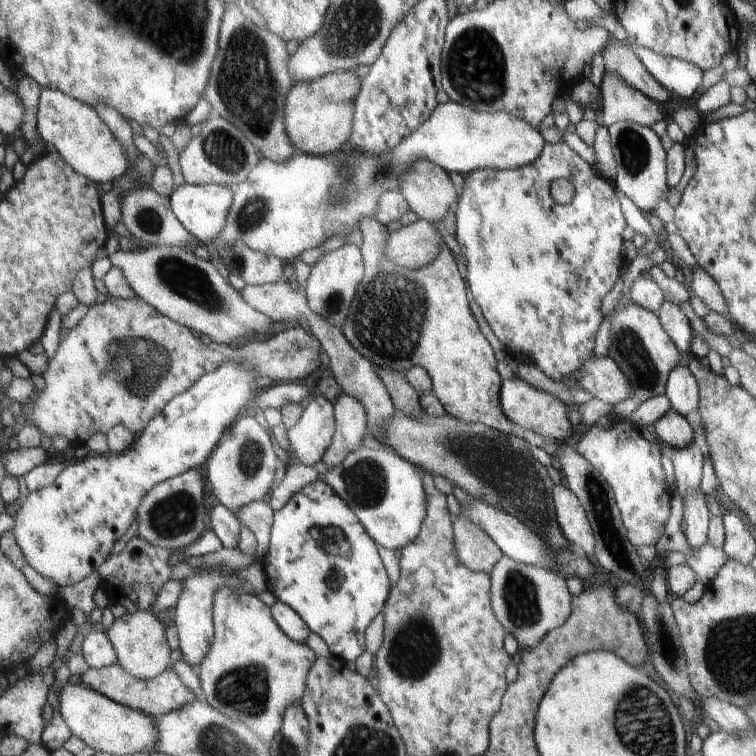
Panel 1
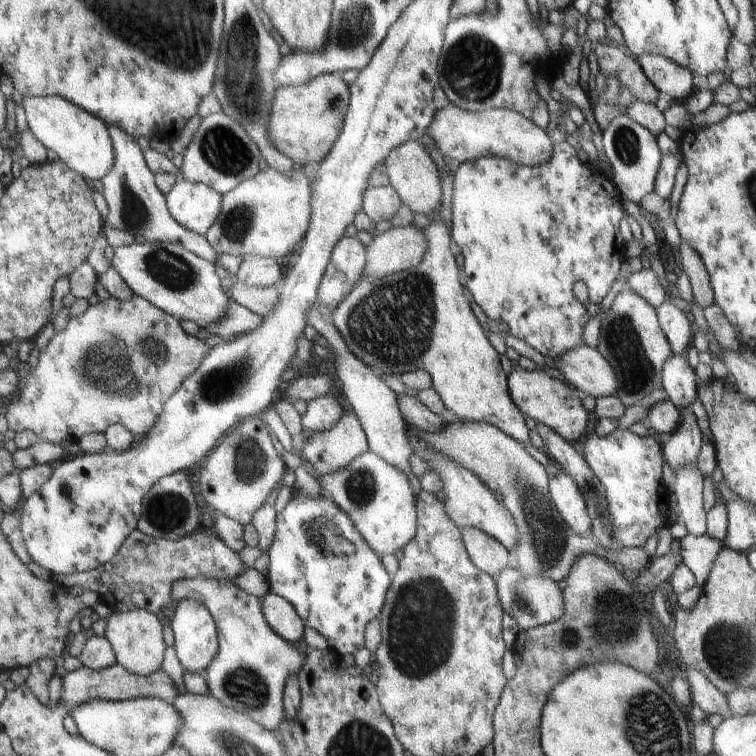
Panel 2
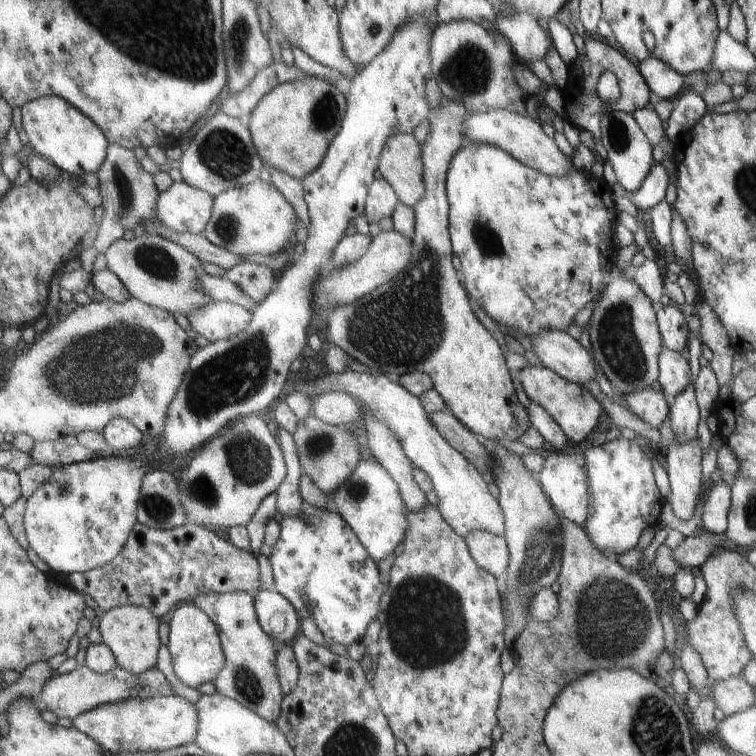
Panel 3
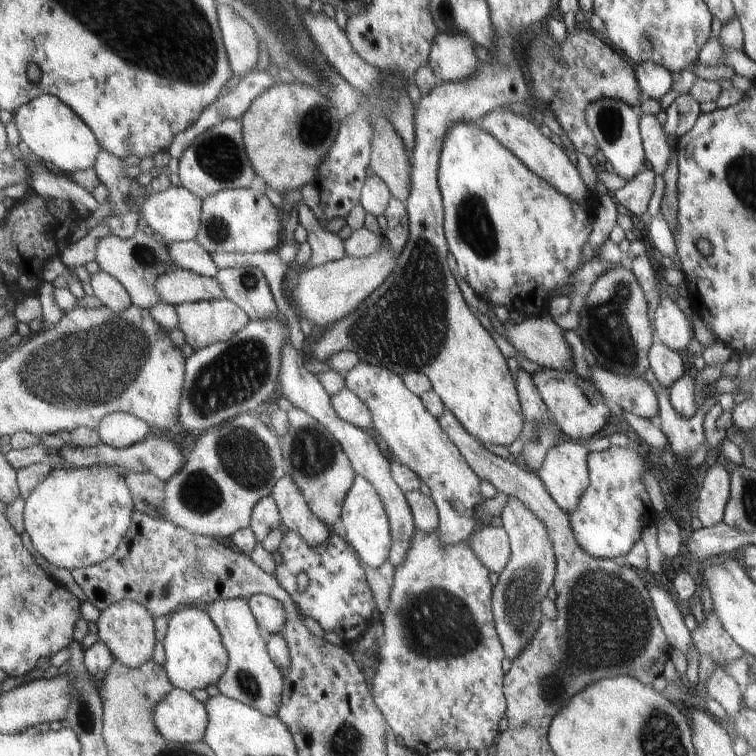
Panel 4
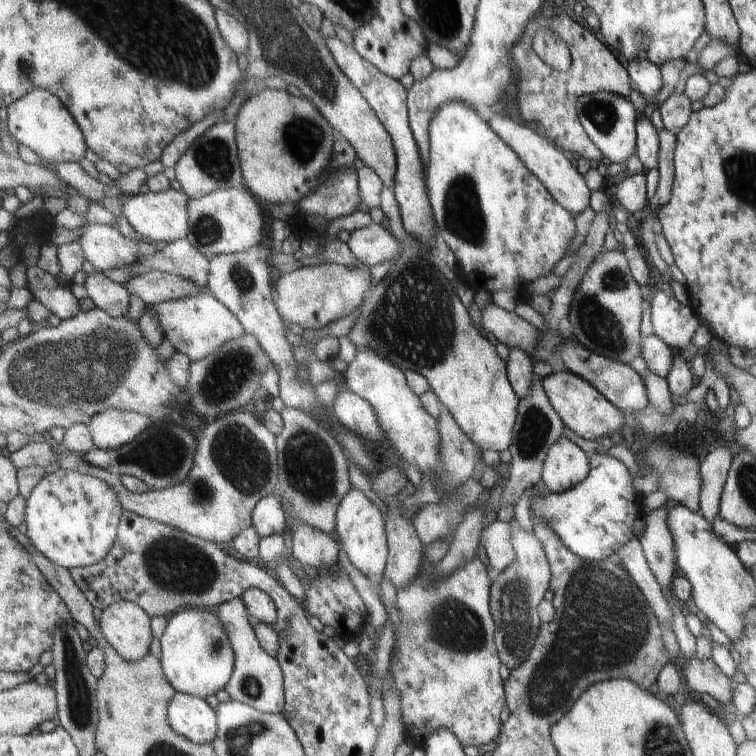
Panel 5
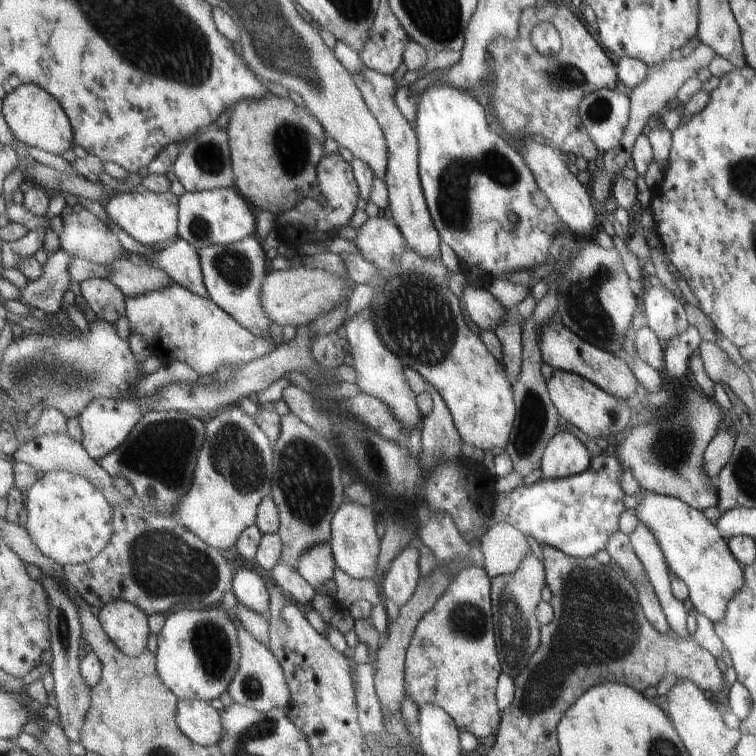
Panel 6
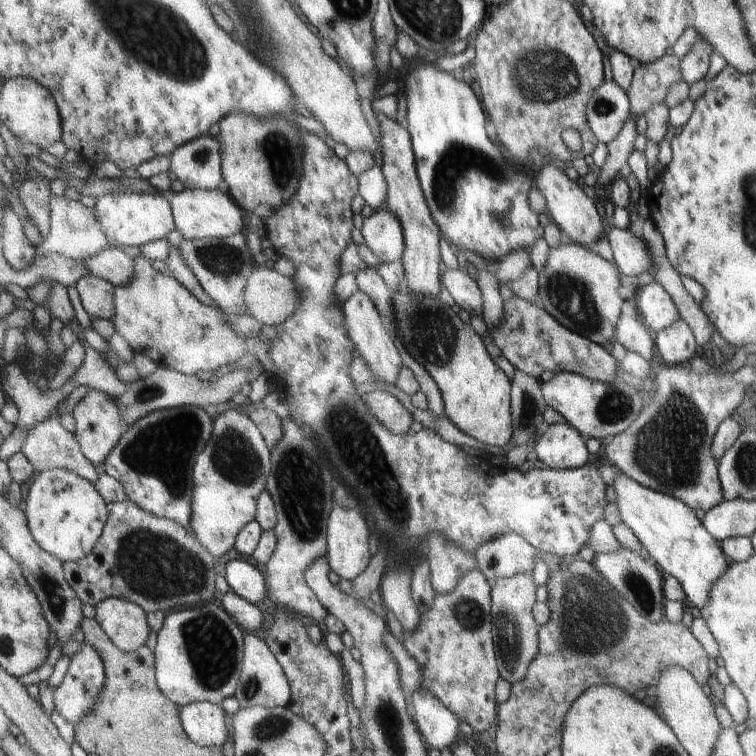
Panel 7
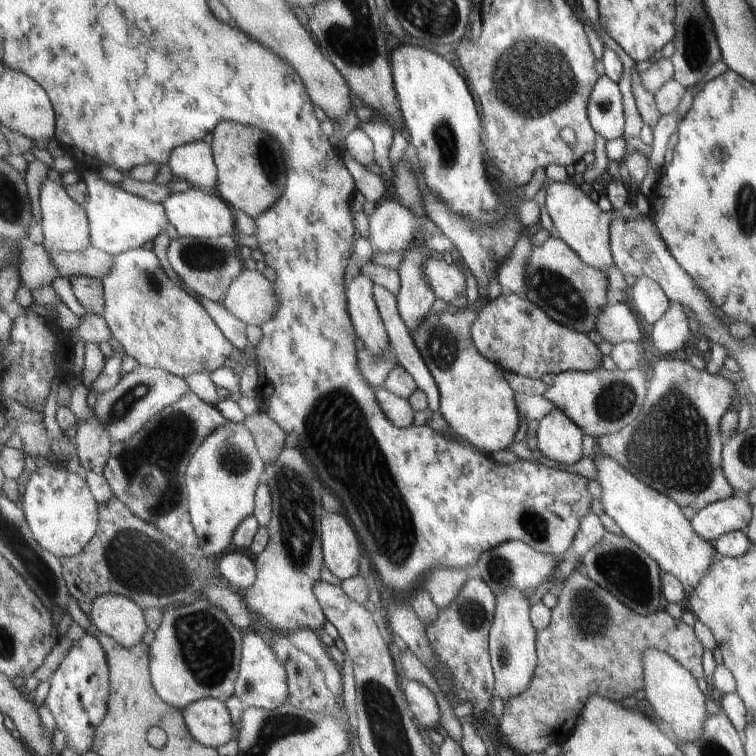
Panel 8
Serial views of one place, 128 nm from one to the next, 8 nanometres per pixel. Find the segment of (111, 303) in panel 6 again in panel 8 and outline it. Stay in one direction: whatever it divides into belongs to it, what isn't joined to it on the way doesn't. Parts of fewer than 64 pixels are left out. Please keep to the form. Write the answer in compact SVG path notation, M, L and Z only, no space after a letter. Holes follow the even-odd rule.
M77 275L69 278L77 300L85 307L88 314L105 316L105 292L102 280Z

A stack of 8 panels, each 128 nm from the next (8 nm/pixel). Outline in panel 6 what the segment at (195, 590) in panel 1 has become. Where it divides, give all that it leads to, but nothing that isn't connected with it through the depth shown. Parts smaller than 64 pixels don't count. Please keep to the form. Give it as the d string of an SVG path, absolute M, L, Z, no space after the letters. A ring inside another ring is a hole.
M179 607L167 615L163 632L156 636L157 668L165 686L181 700L215 700L228 692L240 669L238 623L219 607Z

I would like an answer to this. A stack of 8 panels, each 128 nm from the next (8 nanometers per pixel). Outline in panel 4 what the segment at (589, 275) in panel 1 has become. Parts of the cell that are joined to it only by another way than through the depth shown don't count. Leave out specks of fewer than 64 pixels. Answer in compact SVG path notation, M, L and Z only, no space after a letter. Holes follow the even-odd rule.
M457 122L457 126L453 126L453 130L449 130L449 138L445 138L445 150L441 152L441 164L439 168L439 186L444 200L445 208L445 224L444 230L448 240L448 246L451 254L456 259L459 276L466 280L475 292L479 292L478 296L488 305L503 306L515 318L537 318L541 314L545 314L548 308L549 300L555 296L554 293L549 294L549 290L554 286L561 286L566 278L569 278L581 263L579 262L579 249L583 244L587 244L589 234L591 234L592 224L589 224L589 219L593 218L594 210L592 208L593 194L590 192L590 199L583 202L573 202L573 198L567 198L565 194L561 194L539 178L536 174L528 169L524 164L521 164L520 159L516 157L508 149L501 146L492 134L487 130L483 130L481 126L477 126L477 122Z

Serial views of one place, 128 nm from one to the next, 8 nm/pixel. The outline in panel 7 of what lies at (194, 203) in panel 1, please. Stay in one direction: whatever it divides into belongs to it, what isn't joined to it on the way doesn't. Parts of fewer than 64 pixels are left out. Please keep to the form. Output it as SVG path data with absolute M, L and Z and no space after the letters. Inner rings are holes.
M154 191L153 194L121 193L105 194L96 198L94 207L100 220L101 228L108 235L109 244L115 246L145 246L163 240L169 232L176 229L172 202L165 194Z

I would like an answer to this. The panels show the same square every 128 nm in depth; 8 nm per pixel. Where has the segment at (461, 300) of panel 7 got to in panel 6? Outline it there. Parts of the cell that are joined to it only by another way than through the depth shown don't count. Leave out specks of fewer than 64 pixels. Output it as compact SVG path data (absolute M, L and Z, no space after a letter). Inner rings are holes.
M466 282L462 294L468 315L481 330L493 332L503 322L505 309L487 288L477 288Z

